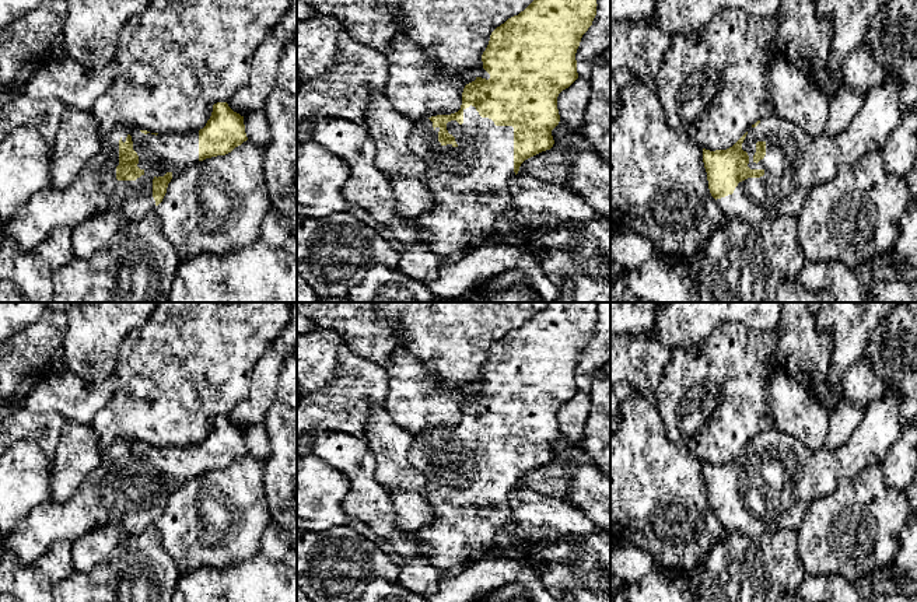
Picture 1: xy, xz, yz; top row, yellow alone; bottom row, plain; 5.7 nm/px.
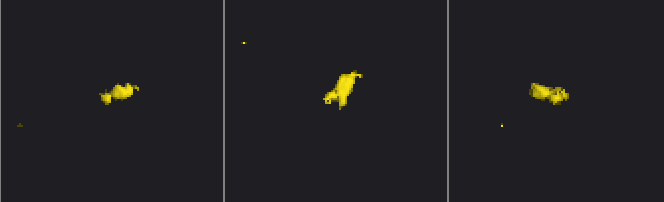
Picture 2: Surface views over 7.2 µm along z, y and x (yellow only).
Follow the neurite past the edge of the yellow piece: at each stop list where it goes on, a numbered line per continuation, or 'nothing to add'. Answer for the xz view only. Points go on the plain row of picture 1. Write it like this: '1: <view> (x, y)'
1: xz (469, 497)

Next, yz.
1: yz (794, 476)

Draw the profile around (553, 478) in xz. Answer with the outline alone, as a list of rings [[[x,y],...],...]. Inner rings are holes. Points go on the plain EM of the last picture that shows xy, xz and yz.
[[[552,461],[550,463],[542,465],[528,473],[525,473],[518,487],[531,487],[538,493],[550,494],[557,498],[564,498],[570,477],[575,470],[577,465],[567,461]]]

